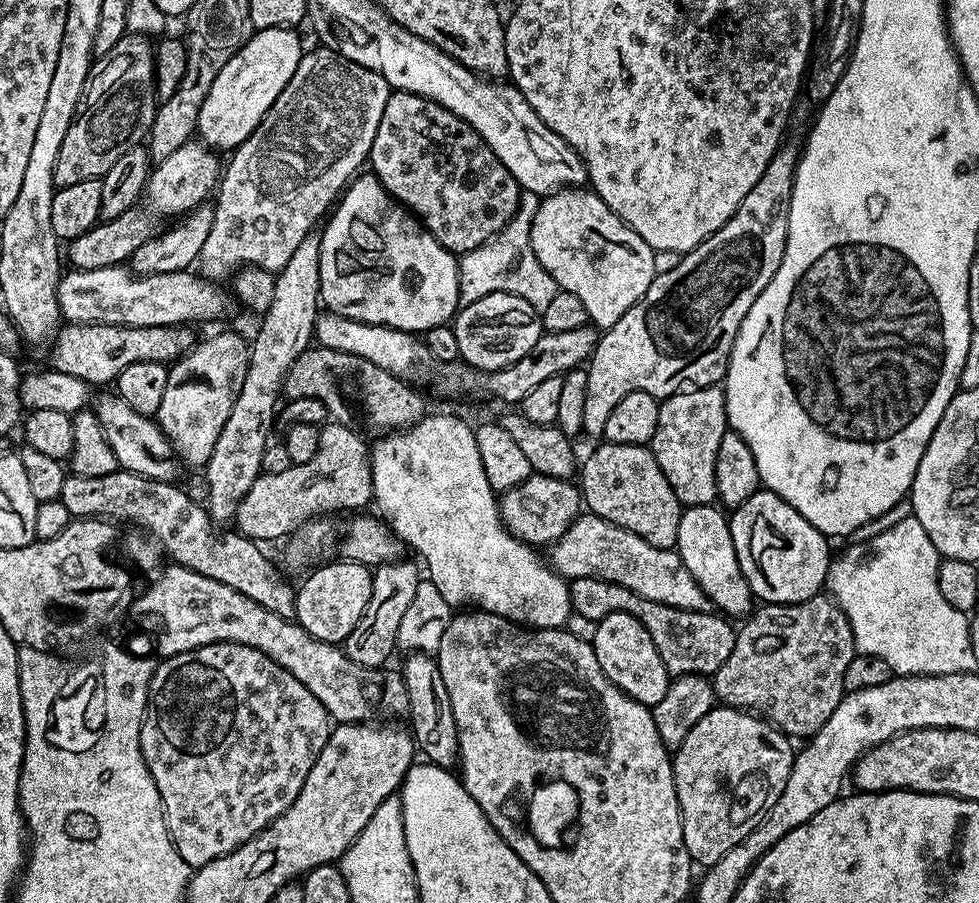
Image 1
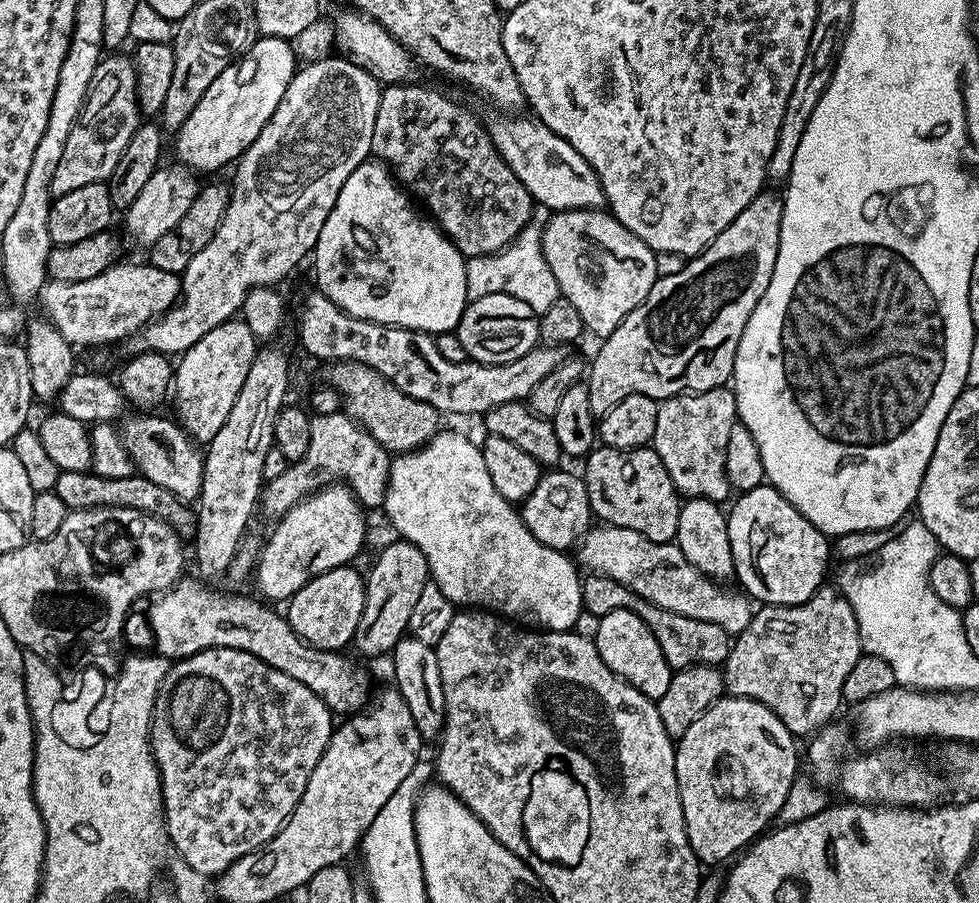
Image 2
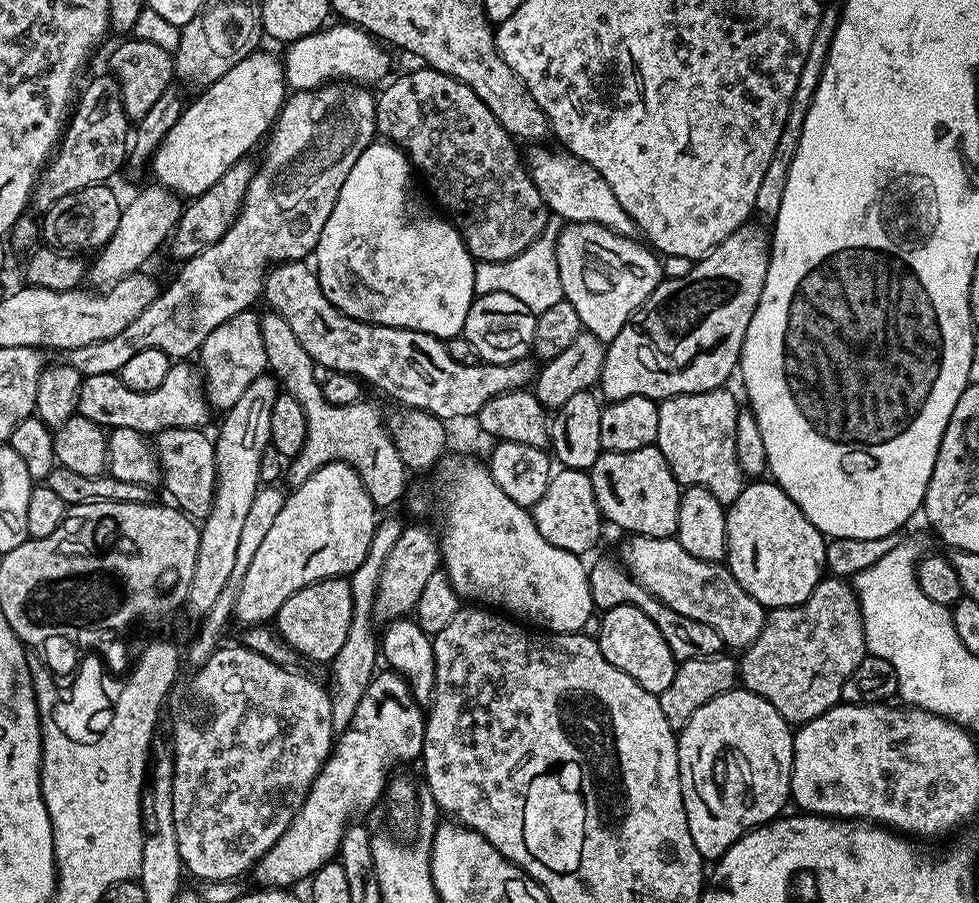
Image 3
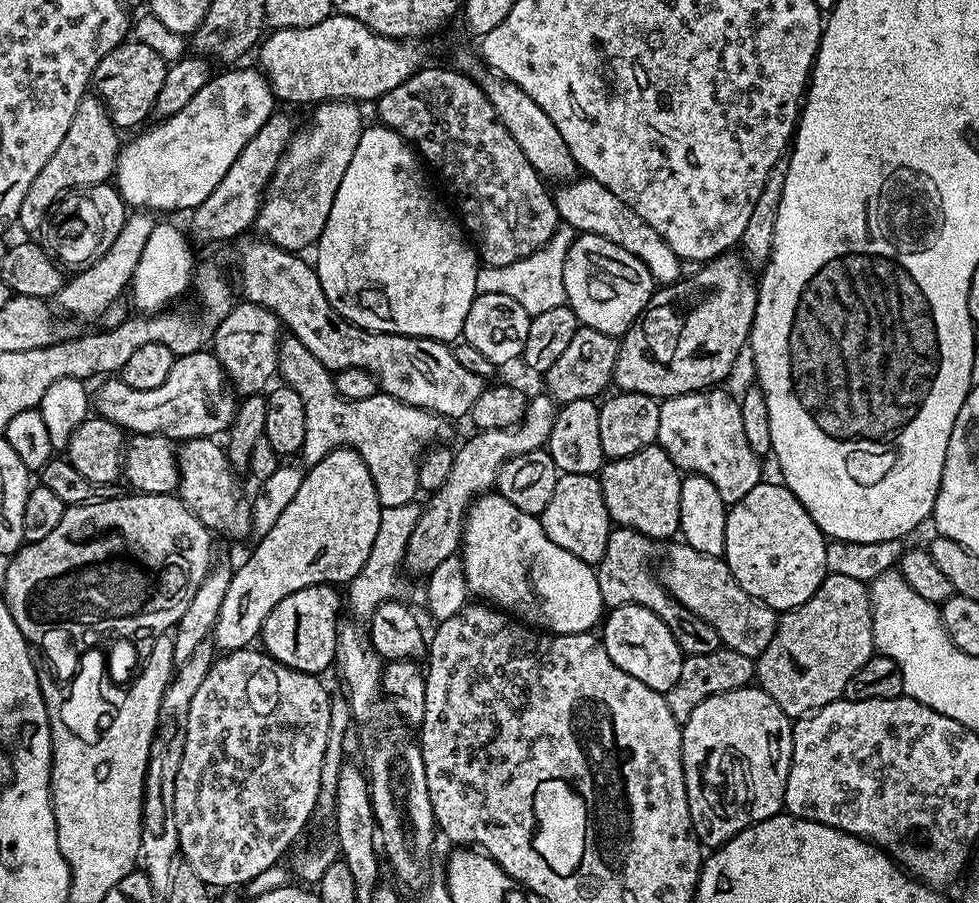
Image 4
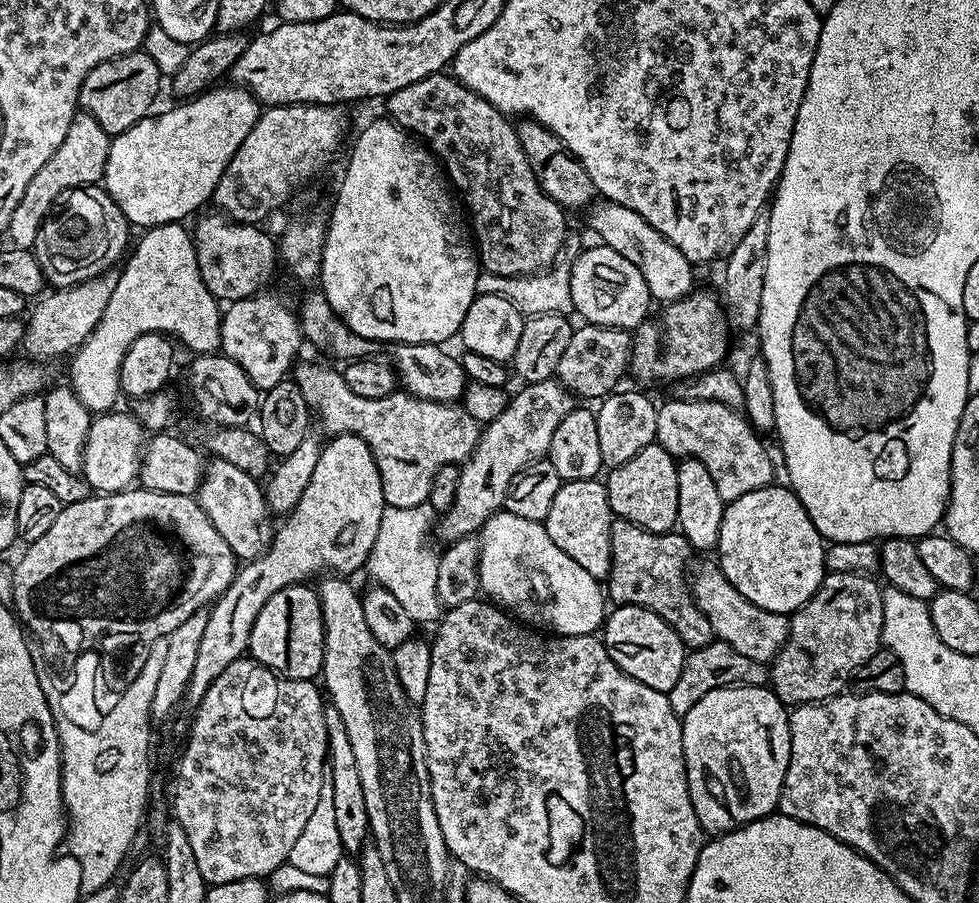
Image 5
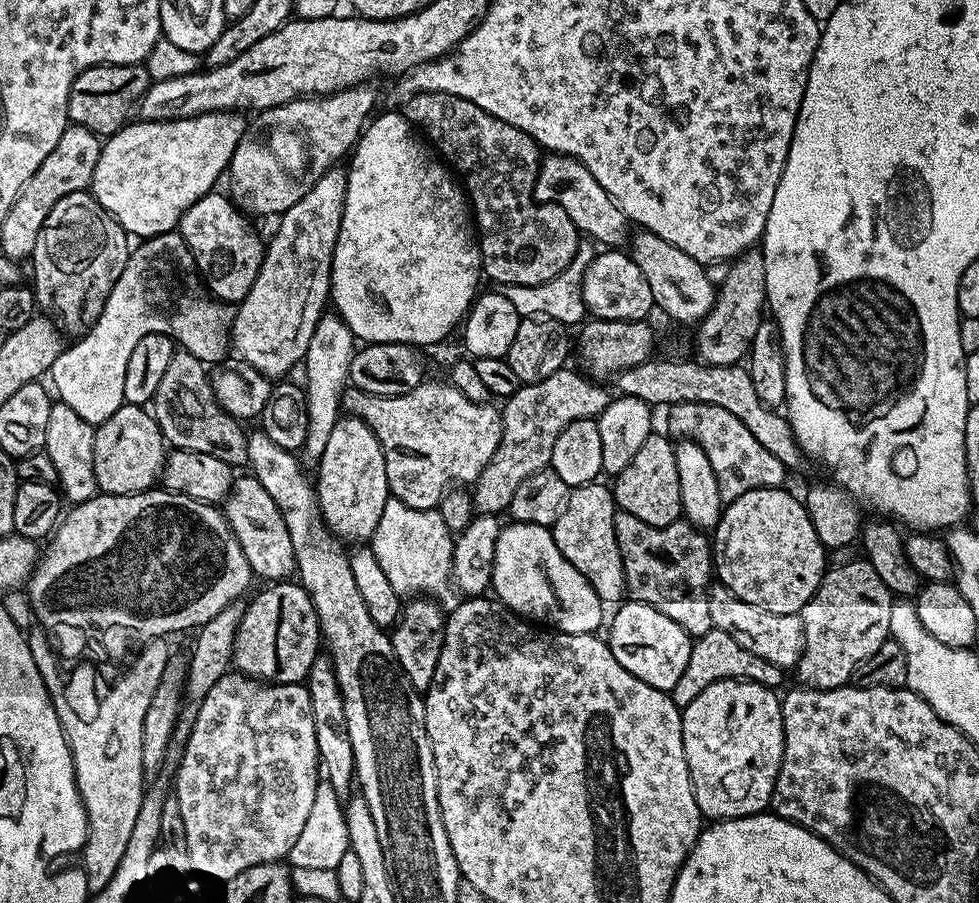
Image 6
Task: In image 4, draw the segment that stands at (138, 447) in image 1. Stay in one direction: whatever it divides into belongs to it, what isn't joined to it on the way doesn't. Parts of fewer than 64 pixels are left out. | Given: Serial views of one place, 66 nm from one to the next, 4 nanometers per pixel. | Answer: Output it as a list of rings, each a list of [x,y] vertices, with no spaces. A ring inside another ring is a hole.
[[[203,436],[183,441],[178,448],[180,461],[180,500],[213,533],[221,532],[224,536],[233,536],[240,540],[249,535],[252,521],[249,520],[250,508],[244,504],[244,492],[236,481],[237,469],[228,461],[228,453],[223,447],[216,445],[215,439]]]

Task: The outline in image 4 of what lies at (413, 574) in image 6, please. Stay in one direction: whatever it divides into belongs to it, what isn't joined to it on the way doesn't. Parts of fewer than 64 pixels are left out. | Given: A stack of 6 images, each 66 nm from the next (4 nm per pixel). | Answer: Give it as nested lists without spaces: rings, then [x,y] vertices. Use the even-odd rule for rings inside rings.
[[[412,501],[406,506],[392,506],[381,509],[377,537],[371,546],[370,555],[363,564],[362,570],[348,582],[346,591],[346,606],[348,606],[357,621],[367,622],[373,616],[374,610],[382,601],[401,599],[406,594],[406,584],[398,574],[403,565],[405,548],[409,536],[417,525],[422,508],[419,503]]]

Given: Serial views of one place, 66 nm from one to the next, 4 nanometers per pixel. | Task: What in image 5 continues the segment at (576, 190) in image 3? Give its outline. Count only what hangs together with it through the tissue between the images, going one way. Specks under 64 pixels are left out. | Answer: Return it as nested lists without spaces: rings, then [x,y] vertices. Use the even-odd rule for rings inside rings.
[[[600,200],[587,211],[586,215],[591,230],[602,239],[599,241],[602,241],[605,247],[618,251],[618,254],[622,254],[622,258],[629,259],[640,269],[646,279],[649,297],[653,301],[680,300],[693,291],[695,285],[693,263],[664,235],[659,234],[654,226],[650,226],[637,211],[630,210],[620,203]]]

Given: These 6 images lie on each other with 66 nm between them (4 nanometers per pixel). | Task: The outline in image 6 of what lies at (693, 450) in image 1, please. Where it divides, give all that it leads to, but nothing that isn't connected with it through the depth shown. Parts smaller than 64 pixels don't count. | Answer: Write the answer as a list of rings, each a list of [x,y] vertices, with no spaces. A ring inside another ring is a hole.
[[[686,402],[685,404],[674,404],[667,409],[668,428],[667,431],[673,437],[692,440],[710,458],[710,466],[714,469],[714,478],[718,478],[718,490],[720,497],[725,502],[731,502],[742,498],[750,490],[759,488],[779,488],[785,482],[786,469],[734,414],[722,410],[722,406],[706,406],[702,402]]]

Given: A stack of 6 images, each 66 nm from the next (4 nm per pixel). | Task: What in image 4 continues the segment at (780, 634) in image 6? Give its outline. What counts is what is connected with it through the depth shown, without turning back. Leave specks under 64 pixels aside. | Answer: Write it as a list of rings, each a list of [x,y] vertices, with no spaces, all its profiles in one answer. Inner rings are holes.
[[[683,542],[671,544],[667,545],[668,553],[660,564],[659,583],[683,608],[690,610],[690,614],[698,614],[702,622],[714,626],[723,647],[753,658],[760,656],[776,633],[777,609],[746,594],[721,557],[708,556]]]

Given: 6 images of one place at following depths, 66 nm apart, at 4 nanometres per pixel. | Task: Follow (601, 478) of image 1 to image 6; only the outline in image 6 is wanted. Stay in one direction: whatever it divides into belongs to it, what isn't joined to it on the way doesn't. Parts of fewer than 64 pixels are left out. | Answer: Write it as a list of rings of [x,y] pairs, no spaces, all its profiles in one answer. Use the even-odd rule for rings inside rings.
[[[667,435],[664,436],[648,436],[646,442],[642,442],[642,450],[634,454],[634,462],[630,462],[630,466],[626,466],[626,470],[619,473],[615,477],[616,484],[611,485],[619,511],[634,514],[634,518],[642,518],[642,522],[655,528],[670,526],[682,516],[678,494],[676,449],[673,441]]]

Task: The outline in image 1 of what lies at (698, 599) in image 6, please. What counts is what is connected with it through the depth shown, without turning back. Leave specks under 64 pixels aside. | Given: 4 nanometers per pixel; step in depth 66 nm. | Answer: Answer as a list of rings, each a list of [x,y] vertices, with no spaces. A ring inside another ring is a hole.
[[[598,578],[573,580],[568,585],[568,593],[572,599],[573,612],[583,614],[585,618],[598,622],[611,612],[625,612],[638,618],[638,622],[646,626],[650,638],[654,638],[654,646],[658,646],[658,654],[666,666],[669,677],[706,676],[710,678],[716,673],[718,666],[722,666],[722,662],[730,658],[730,650],[734,650],[737,629],[731,619],[715,611],[695,612],[671,608],[662,602],[650,602],[650,598],[642,598],[626,590],[626,586],[618,586]]]

